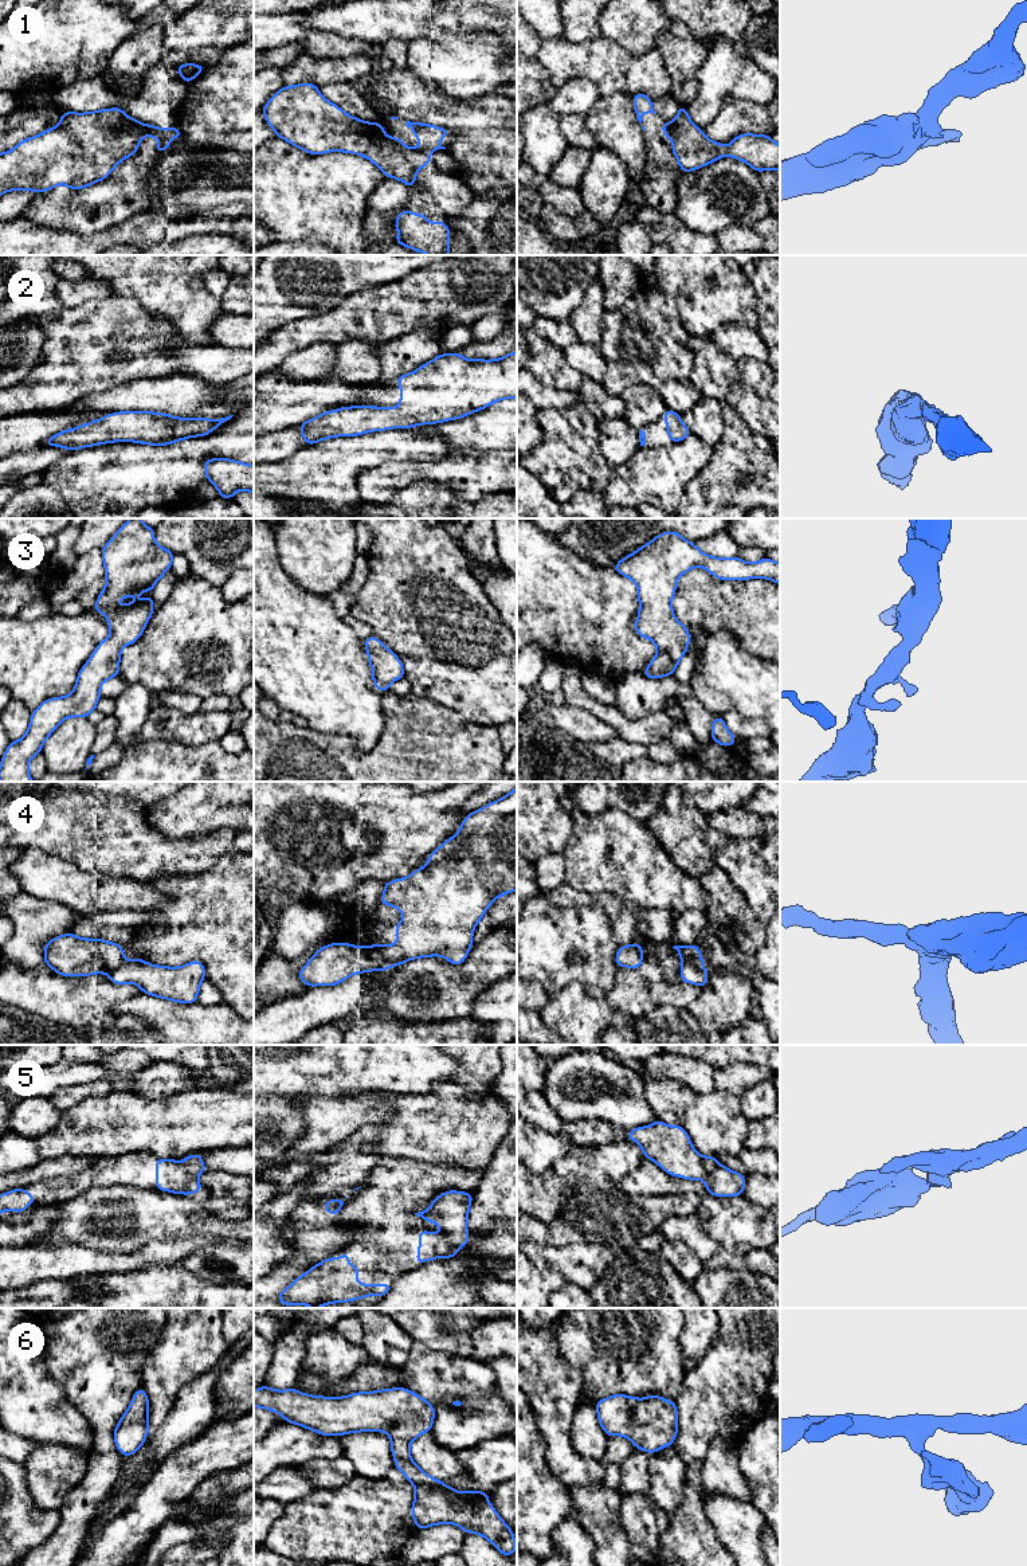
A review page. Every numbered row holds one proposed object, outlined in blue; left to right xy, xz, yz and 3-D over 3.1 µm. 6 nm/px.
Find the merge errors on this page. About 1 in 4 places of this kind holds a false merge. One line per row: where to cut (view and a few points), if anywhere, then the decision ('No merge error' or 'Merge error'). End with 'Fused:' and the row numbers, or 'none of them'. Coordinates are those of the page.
1: Split along xz (412, 149), (428, 153). Merge error
2: No split. No merge error
3: No split. No merge error
4: Split along xz (373, 944), (387, 967). Merge error
5: Split along xz (442, 1232), (459, 1245). Merge error
6: No split. No merge error
Fused: 1, 4, 5

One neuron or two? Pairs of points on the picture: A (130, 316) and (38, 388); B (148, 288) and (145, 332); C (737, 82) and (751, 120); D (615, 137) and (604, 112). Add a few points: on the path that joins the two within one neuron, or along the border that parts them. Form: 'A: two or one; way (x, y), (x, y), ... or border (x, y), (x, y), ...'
A: one; way (106, 336), (59, 364)
B: two; border (118, 297), (134, 298), (173, 329)
C: two; border (765, 105), (728, 96), (716, 116)
D: one; way (615, 130), (611, 118)

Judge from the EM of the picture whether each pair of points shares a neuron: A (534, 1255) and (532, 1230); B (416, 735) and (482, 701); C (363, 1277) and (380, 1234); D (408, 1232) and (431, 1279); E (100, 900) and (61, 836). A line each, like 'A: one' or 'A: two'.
A: two
B: two
C: one
D: two
E: two

